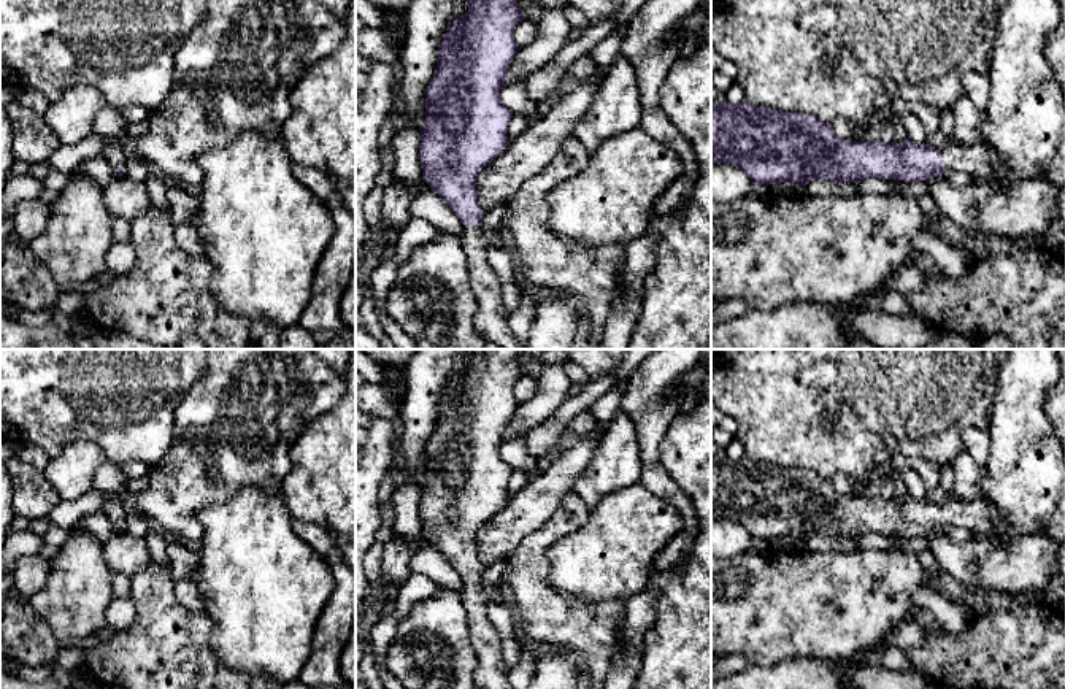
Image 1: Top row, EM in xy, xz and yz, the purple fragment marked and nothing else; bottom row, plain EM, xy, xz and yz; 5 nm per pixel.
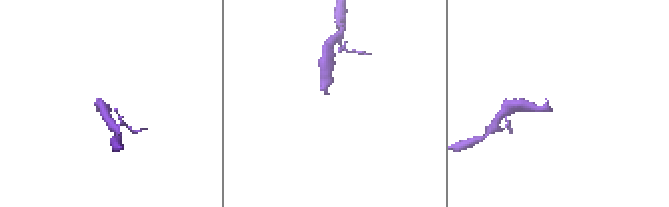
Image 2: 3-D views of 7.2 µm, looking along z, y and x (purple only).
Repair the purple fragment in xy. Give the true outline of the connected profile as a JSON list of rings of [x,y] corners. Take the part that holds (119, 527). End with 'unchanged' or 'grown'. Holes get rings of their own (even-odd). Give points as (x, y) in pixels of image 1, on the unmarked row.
[[[114,498],[105,502],[102,511],[114,522],[114,527],[121,532],[125,527],[129,511]]]; grown

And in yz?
[[[730,454],[711,459],[711,518],[735,521],[757,540],[794,537],[803,543],[813,535],[827,535],[840,541],[863,533],[917,538],[943,532],[948,524],[965,527],[975,537],[984,537],[1008,522],[994,506],[979,500],[962,502],[952,494],[948,494],[941,505],[909,494],[902,502],[895,495],[848,497],[833,487],[832,479],[811,470],[754,462],[746,454],[740,460],[733,460]]]; grown

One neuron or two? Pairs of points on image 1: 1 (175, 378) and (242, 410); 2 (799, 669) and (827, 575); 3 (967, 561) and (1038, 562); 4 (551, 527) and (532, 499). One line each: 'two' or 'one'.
1: two
2: two
3: one
4: two

